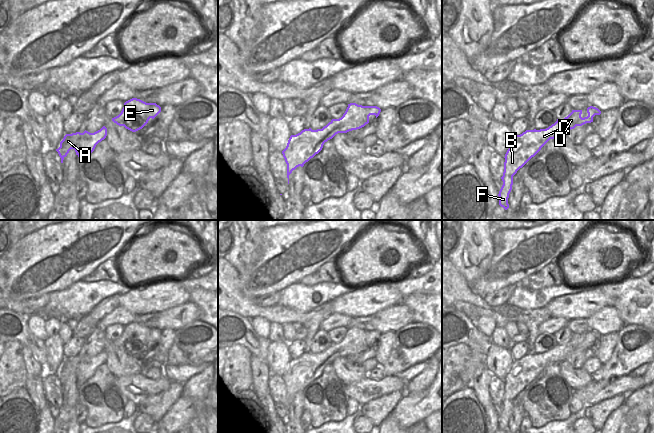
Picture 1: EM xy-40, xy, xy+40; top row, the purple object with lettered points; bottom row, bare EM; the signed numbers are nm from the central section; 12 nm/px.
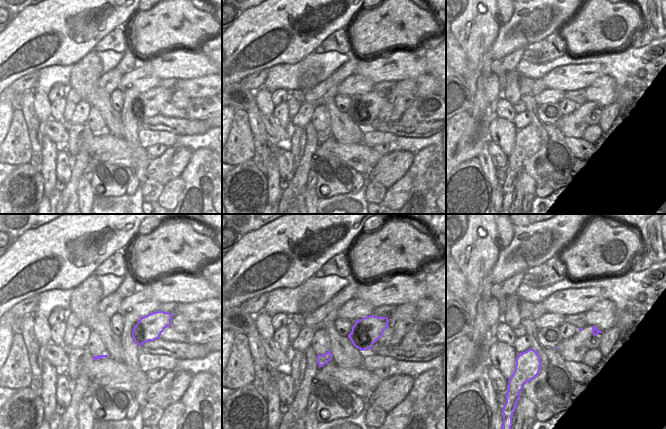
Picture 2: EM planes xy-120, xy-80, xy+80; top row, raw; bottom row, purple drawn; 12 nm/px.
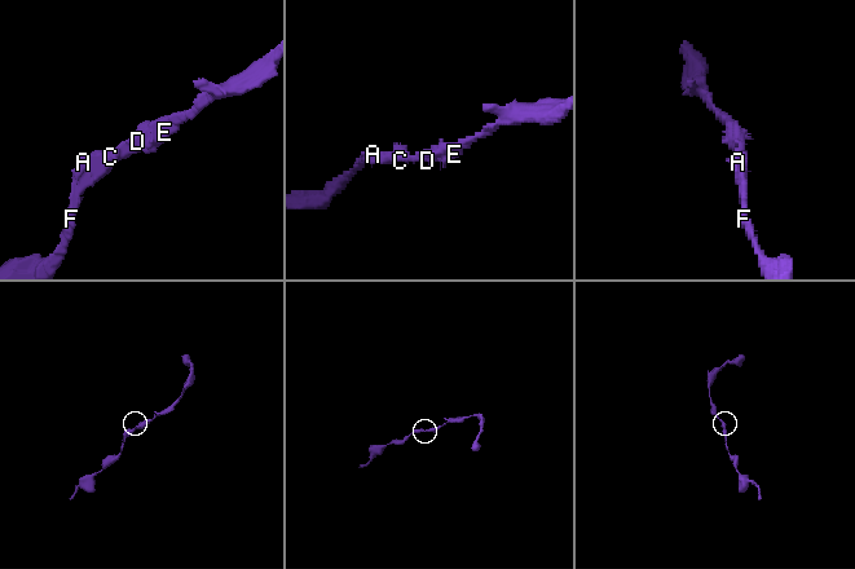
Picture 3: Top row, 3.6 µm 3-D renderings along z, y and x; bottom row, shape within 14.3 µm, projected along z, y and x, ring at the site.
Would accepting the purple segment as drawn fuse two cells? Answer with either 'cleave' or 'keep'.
keep

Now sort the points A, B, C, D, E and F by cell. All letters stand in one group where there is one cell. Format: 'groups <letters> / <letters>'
groups A B C D E F

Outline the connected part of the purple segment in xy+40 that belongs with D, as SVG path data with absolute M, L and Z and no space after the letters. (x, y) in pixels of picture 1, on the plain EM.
M593 330L587 332L588 340L582 342L582 334L572 334L564 343L557 345L546 353L526 354L520 359L515 359L510 372L505 378L504 396L501 401L503 409L499 415L499 429L504 433L509 432L508 422L512 414L513 400L522 392L541 372L554 362L561 362L576 350L582 350L593 346L595 339L600 339L601 335Z

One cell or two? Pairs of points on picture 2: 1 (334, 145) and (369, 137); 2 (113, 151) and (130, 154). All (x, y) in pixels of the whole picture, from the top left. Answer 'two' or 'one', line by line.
1: two
2: one

